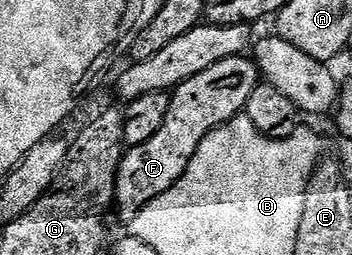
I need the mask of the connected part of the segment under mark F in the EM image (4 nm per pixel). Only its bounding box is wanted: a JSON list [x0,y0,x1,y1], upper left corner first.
[116,55,259,217]

